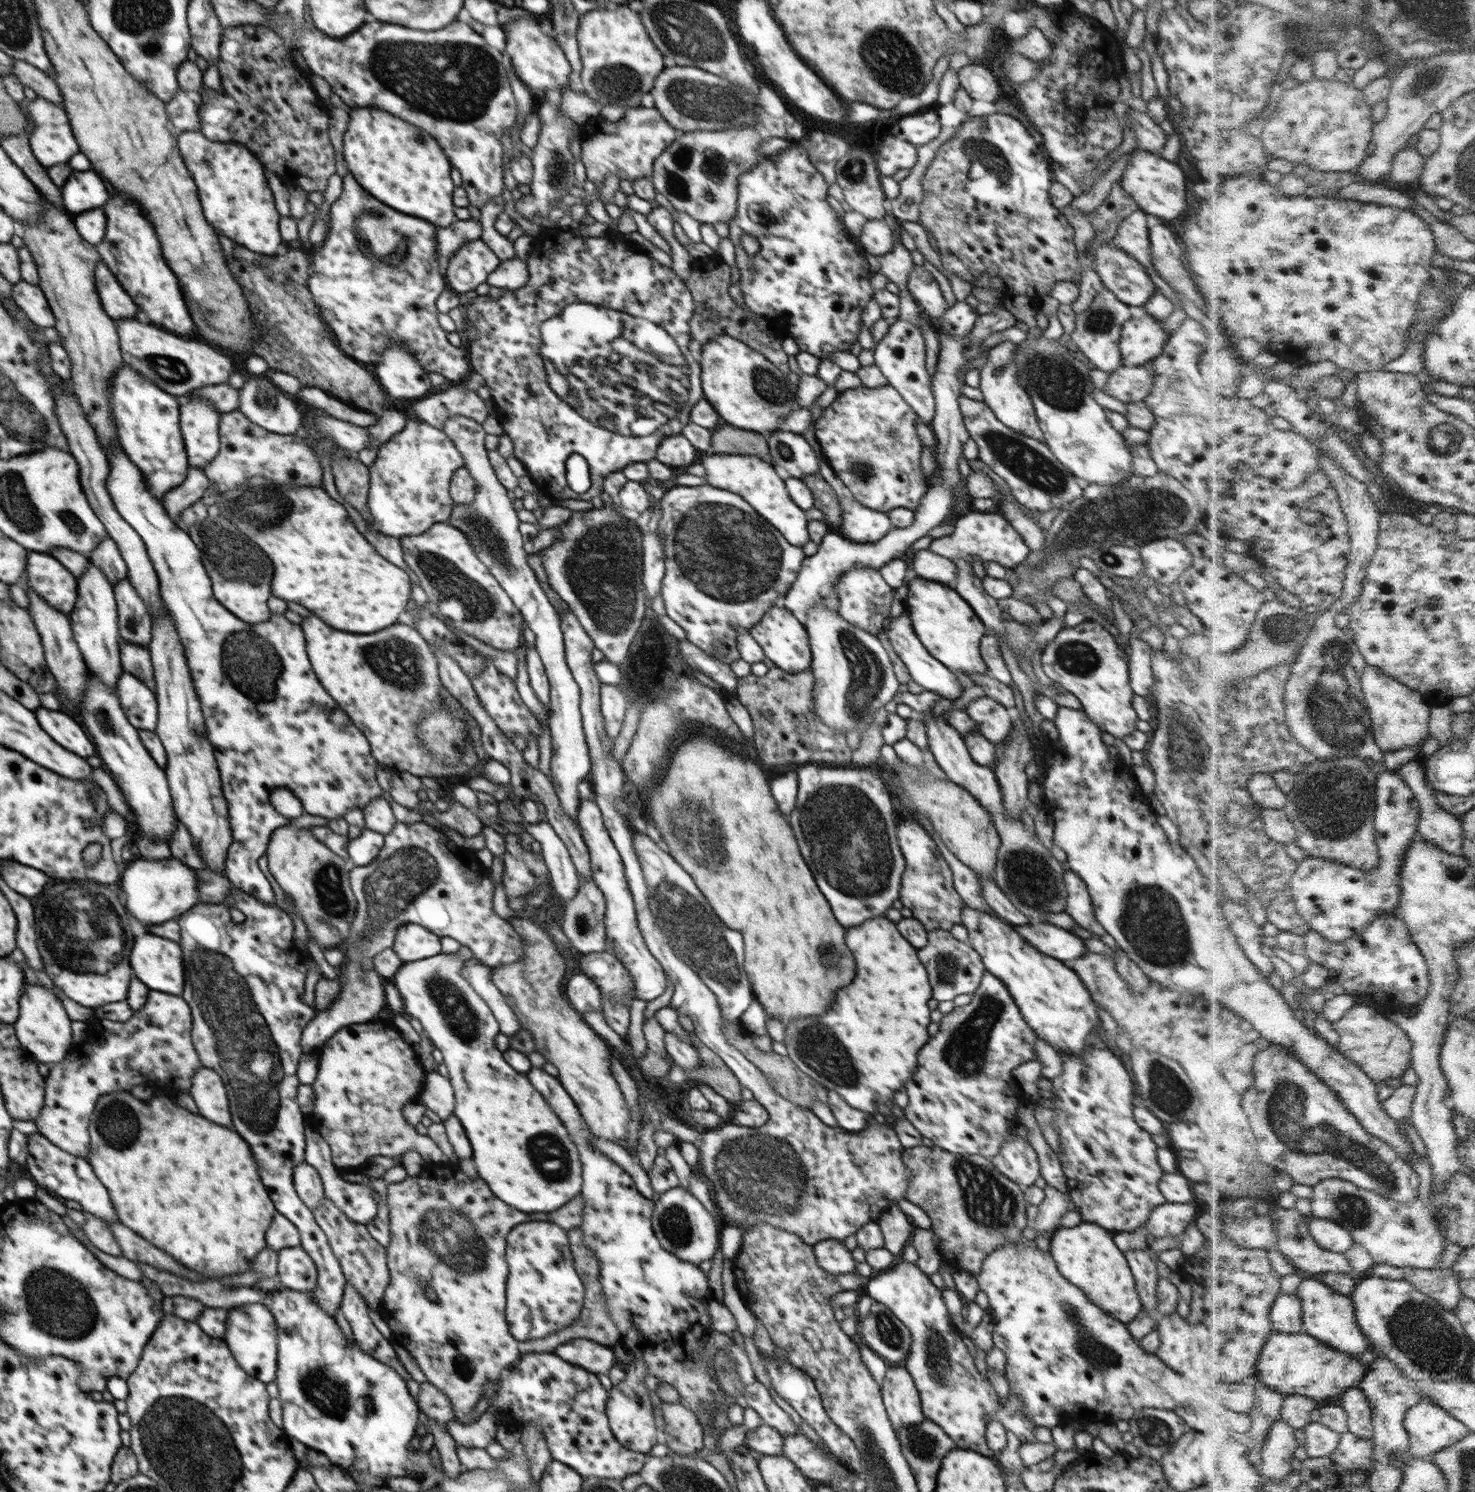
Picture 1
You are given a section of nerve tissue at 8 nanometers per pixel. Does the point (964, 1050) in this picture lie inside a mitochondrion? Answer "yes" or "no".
yes

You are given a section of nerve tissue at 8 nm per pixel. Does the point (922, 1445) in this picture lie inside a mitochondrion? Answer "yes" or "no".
yes

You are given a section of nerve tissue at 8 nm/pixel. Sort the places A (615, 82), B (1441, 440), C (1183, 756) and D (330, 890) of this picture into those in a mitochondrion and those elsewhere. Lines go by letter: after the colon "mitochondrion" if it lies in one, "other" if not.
A: mitochondrion
B: mitochondrion
C: mitochondrion
D: mitochondrion

